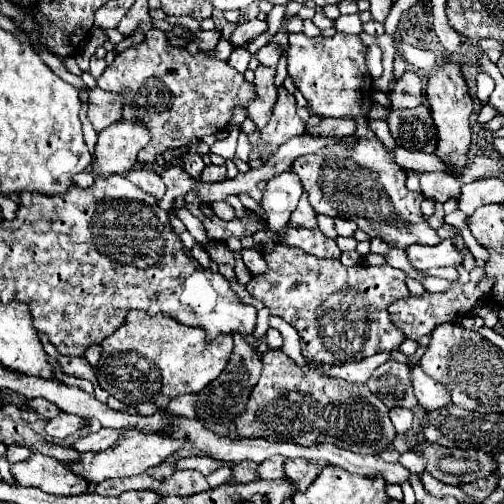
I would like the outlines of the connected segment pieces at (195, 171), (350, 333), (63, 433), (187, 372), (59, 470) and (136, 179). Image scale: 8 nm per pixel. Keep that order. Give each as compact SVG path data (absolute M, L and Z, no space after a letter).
M185 153L185 155L181 157L181 163L183 163L183 169L185 169L189 175L197 177L197 179L199 179L203 167L205 167L201 155L197 155L197 153Z
M281 241L273 247L271 253L263 255L267 261L267 273L253 277L247 283L249 295L261 299L265 307L271 311L271 315L277 315L291 323L299 335L301 335L301 353L305 359L313 359L321 365L345 365L351 361L361 361L365 357L371 357L381 351L399 349L399 345L405 341L401 329L389 321L389 305L391 301L401 301L409 297L407 289L407 275L401 269L395 269L391 265L353 265L347 267L338 259L319 259L313 255L303 253L301 249L281 245Z
M61 411L55 419L51 419L45 427L45 431L55 437L55 439L65 439L69 435L73 435L75 431L81 431L85 427L85 417L81 415L75 415L75 413L67 413L67 411Z
M129 311L125 323L101 347L101 361L97 365L99 385L117 401L137 407L139 403L155 403L157 395L173 399L183 393L199 393L229 363L233 339L217 337L207 343L203 329L181 325L165 315L151 317L141 311Z
M33 453L27 461L15 463L11 473L19 485L37 487L51 495L81 495L89 487L89 483L81 481L65 463L41 453Z
M131 169L129 173L125 173L125 177L131 183L135 183L139 189L143 189L145 193L149 193L157 199L161 199L165 195L165 185L153 169Z

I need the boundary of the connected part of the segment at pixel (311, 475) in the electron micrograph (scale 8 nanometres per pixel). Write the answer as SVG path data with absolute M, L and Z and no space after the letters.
M289 459L285 463L285 473L287 477L297 485L297 491L305 491L313 481L315 477L321 473L321 465L315 465L315 463L309 463L305 459Z

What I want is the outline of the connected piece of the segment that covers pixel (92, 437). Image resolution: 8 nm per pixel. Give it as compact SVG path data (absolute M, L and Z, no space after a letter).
M101 429L97 433L87 433L85 437L79 437L71 447L77 451L105 451L109 449L117 439L117 431L115 429Z

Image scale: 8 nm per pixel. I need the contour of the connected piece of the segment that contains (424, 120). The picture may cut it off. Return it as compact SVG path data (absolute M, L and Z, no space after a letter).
M427 105L399 111L393 109L387 117L387 125L399 147L425 153L433 153L437 147L437 127L433 125Z

